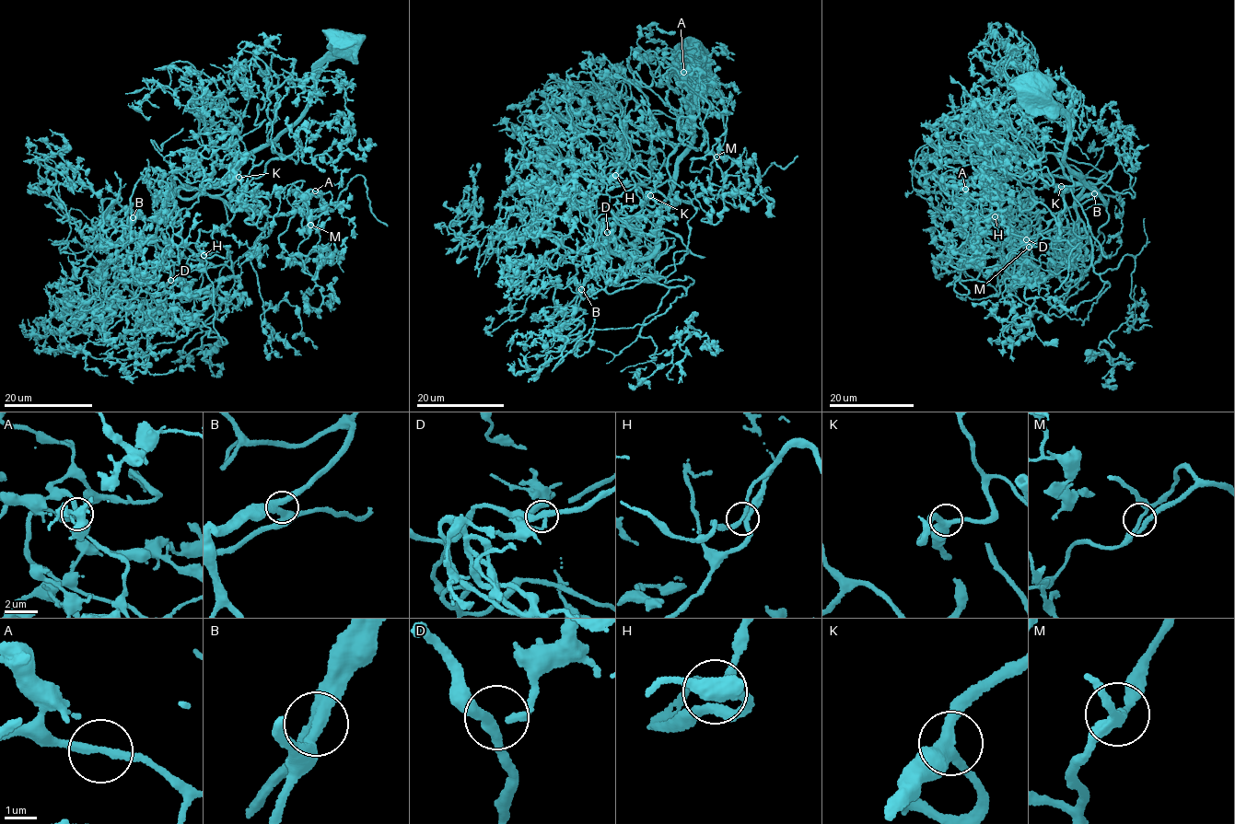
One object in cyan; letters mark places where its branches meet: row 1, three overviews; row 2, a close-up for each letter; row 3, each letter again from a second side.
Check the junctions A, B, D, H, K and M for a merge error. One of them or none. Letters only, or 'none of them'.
none of them

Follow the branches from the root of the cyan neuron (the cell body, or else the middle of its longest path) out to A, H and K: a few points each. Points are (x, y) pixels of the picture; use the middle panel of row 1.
A: (694, 68), (694, 142), (654, 249), (625, 259), (610, 241), (701, 196), (725, 140), (663, 78), (682, 71)
H: (694, 68), (696, 136), (650, 255), (625, 259), (610, 241), (672, 202), (615, 185), (615, 175)
K: (694, 68), (701, 95), (688, 122), (694, 142), (663, 204), (654, 249), (625, 259), (610, 241), (650, 195)

